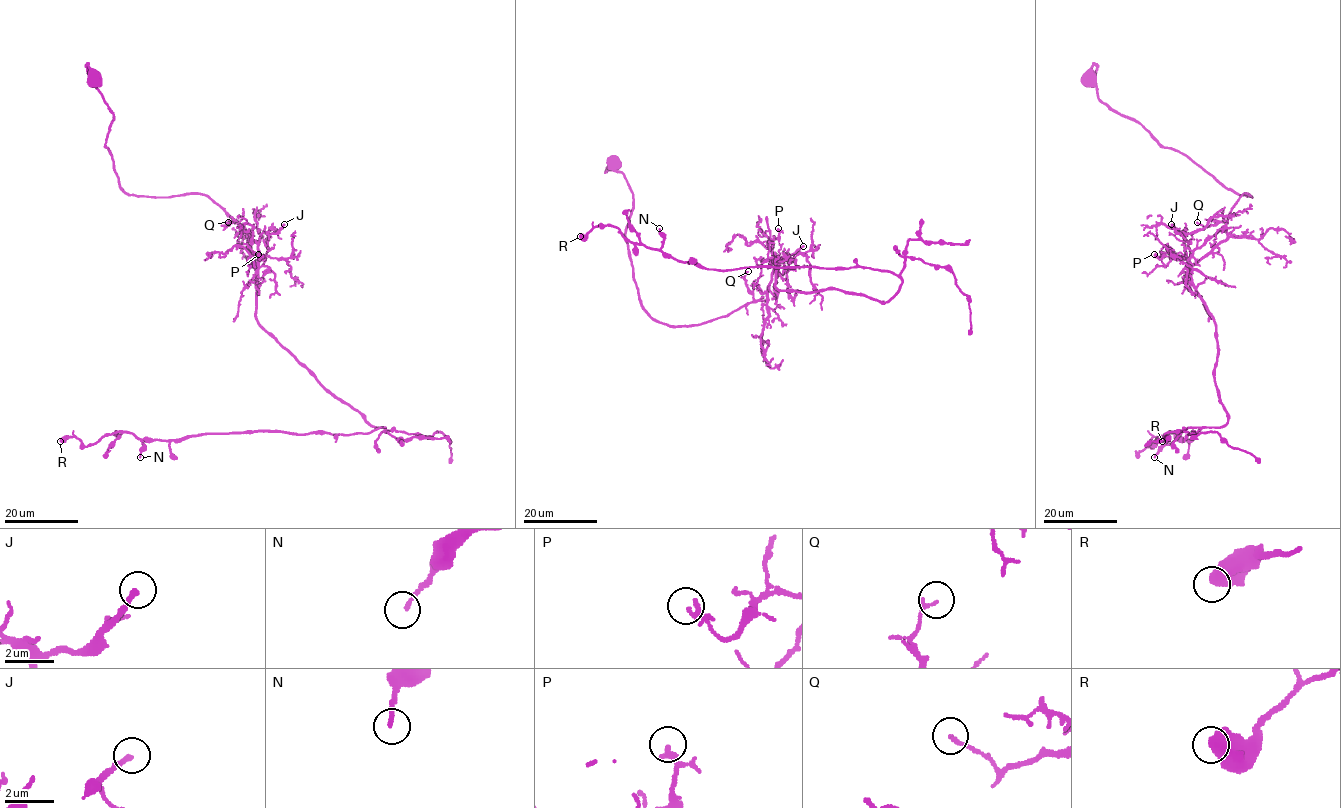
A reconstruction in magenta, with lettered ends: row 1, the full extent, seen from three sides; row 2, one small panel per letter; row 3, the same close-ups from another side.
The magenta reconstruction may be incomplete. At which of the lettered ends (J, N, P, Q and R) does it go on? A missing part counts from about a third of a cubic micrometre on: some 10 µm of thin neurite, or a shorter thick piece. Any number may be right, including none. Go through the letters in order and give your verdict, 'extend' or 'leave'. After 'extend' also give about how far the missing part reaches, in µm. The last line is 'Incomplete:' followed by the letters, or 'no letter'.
J: extend; about 25 µm are missing
N: leave
P: leave
Q: leave
R: leave
Incomplete: J

